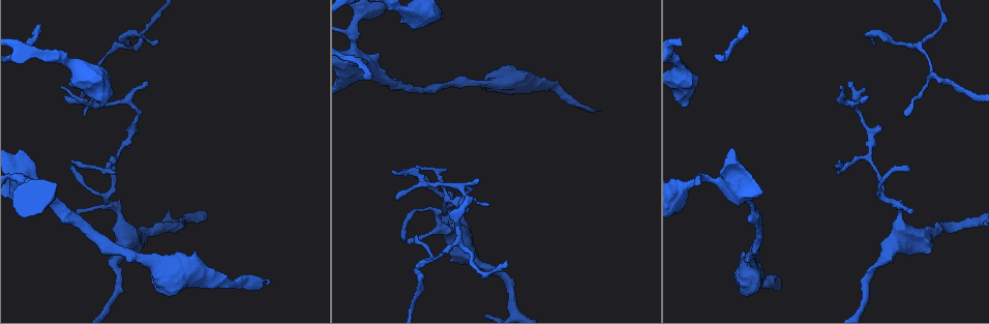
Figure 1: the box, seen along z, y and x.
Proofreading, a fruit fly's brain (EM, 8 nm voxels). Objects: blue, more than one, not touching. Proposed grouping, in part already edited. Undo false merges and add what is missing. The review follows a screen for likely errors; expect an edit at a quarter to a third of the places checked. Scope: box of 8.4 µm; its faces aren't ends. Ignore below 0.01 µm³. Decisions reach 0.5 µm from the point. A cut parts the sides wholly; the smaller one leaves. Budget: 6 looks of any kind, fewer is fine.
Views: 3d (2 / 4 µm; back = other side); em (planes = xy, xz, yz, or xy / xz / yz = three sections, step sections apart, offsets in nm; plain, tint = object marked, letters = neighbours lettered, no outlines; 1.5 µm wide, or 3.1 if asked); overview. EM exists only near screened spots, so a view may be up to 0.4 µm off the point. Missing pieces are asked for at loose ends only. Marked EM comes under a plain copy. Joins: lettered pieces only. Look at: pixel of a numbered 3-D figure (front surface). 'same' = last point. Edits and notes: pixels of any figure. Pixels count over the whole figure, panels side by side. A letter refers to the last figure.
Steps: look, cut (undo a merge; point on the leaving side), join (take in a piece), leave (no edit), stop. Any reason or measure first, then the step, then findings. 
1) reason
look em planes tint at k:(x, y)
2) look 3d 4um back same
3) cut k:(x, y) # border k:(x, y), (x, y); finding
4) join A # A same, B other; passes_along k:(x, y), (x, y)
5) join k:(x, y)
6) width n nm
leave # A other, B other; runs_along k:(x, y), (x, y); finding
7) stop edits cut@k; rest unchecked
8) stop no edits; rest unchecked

tapers out
look em planes letters at 1:(269, 279)

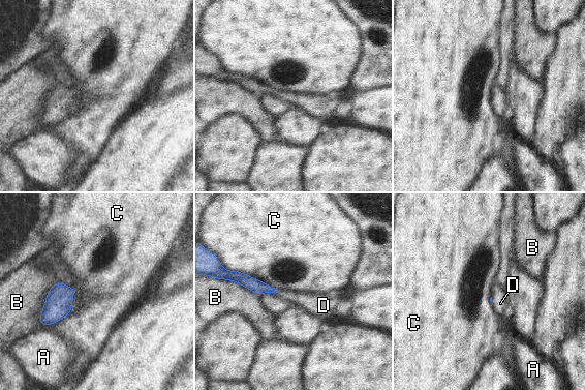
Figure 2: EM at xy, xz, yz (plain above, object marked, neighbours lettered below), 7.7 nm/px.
join D # A other, B other, C other, D same; it goes on there

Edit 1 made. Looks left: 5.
free end
look 3d 4um at 1:(848, 83)

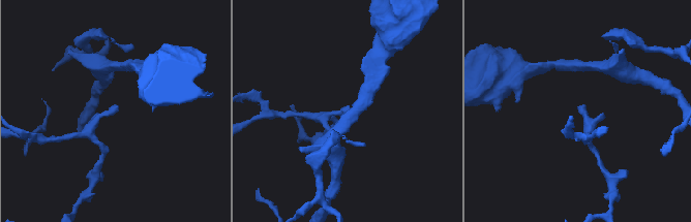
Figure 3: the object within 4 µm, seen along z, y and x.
look em planes letters at 3:(577, 108)

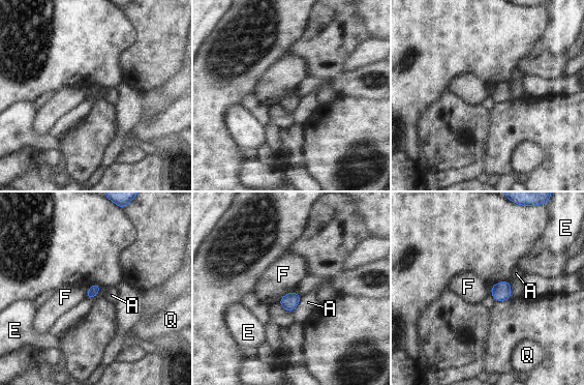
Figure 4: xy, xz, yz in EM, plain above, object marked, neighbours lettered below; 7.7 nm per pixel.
width 80 nm
leave # A other, E other, F other, Q other; none of them fits

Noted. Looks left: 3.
look 3d 4um at 1:(840, 160)

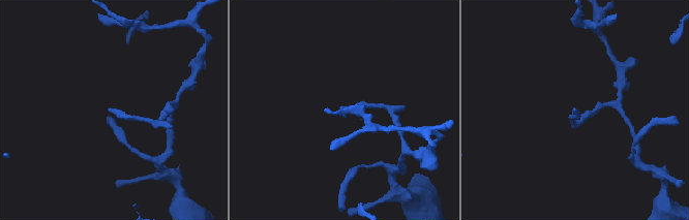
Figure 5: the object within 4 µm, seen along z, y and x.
now the EM
look em xz step 8 tint at 5:(342, 107)

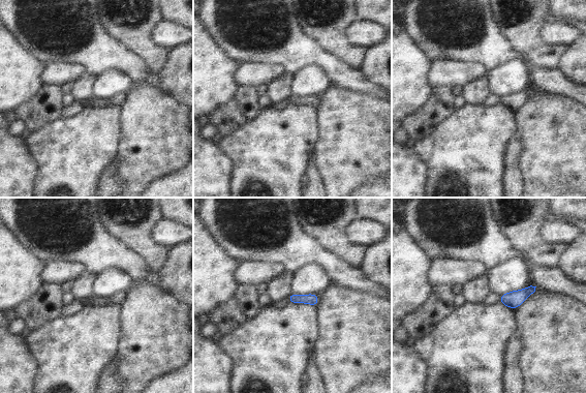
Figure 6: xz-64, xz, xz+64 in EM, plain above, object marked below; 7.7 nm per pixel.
another direction
look em planes letters same

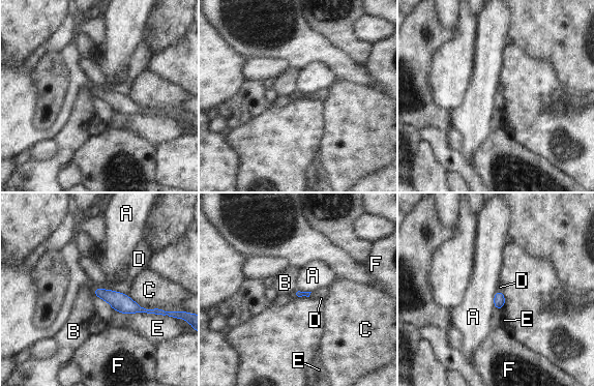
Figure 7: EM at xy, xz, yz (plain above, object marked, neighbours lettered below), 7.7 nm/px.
leave # A other, B other, C other, D other, E other, F other; none of them fits

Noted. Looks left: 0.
stop edits join@2; rest unchecked

